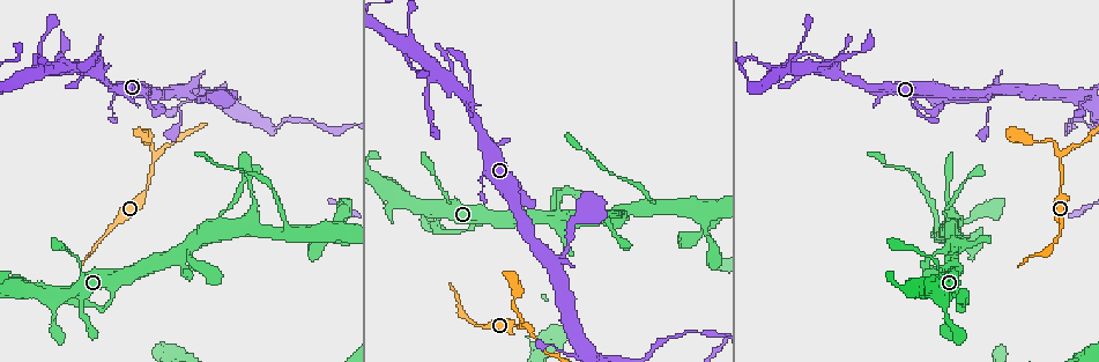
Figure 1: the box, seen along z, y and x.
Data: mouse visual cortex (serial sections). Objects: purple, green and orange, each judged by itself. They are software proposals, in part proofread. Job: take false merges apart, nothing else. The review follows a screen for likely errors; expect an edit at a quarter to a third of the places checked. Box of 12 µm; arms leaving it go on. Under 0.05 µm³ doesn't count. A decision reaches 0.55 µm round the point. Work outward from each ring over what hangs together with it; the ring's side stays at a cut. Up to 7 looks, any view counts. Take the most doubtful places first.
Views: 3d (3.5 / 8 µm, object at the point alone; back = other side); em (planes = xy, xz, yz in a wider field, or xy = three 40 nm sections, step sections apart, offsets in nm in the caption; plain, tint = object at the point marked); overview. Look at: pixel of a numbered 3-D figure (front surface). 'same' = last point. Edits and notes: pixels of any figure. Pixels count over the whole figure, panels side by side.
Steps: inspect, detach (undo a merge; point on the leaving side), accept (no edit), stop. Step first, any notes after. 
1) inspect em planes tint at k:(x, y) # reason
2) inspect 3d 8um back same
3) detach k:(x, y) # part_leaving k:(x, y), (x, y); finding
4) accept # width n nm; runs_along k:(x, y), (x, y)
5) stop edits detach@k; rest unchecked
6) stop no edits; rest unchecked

inspect 3d 3.5um back at 1:(528, 327)

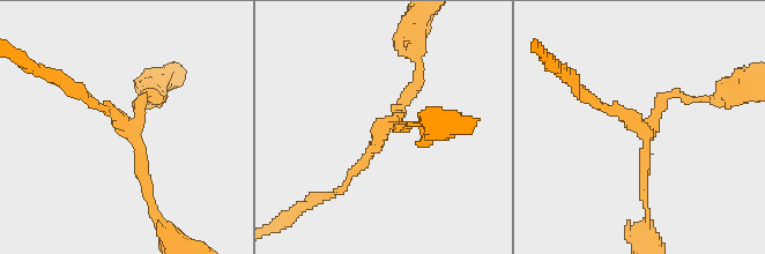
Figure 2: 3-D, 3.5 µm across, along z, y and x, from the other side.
inspect em xy step 5 tint at 2:(646, 137) # arms 3; arm_widths 100, 150, 150 nm

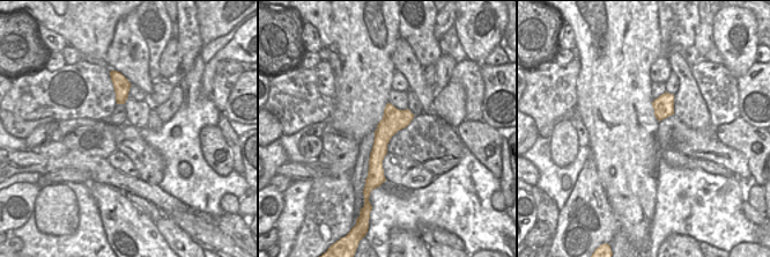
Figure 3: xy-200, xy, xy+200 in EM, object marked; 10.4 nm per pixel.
accept # runs_along 3:(389, 107), (377, 154), (380, 180); all the same cell

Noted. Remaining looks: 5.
inspect 3d 3.5um at 1:(83, 315) # calibre changes

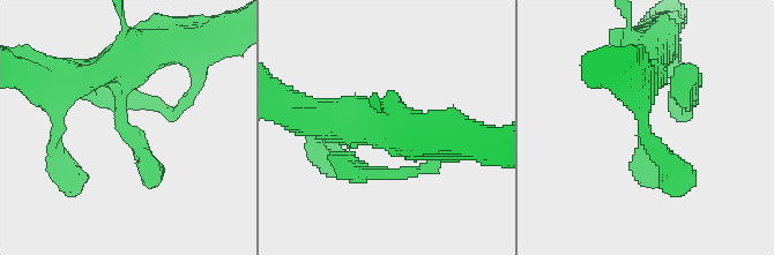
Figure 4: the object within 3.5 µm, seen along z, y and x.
inspect em xy step 3 tint at 4:(123, 123) # need the tissue

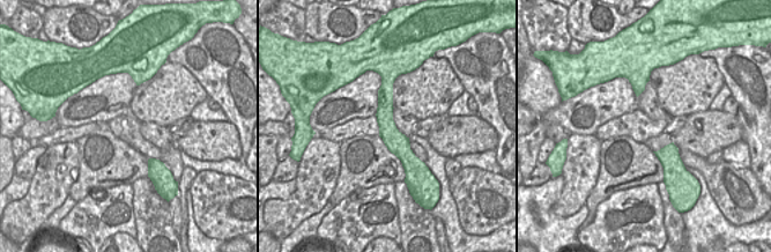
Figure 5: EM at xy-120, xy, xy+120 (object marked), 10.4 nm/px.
accept # runs_along 5:(392, 78), (385, 123), (408, 172); one cell here

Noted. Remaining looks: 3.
inspect 3d 3.5um at 1:(948, 231)

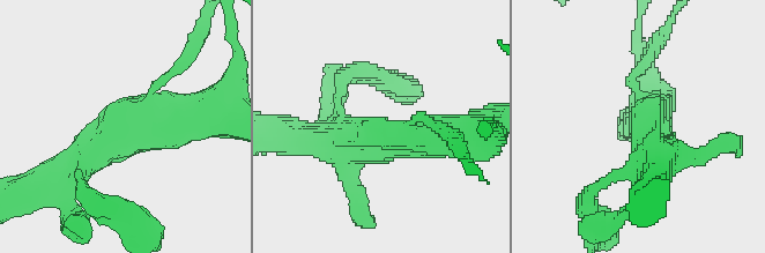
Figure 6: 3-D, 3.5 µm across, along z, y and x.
inspect em xy step 2 tint at 6:(137, 132) # arms 3; arm_widths 150, 450, 500 nm; need the tissue

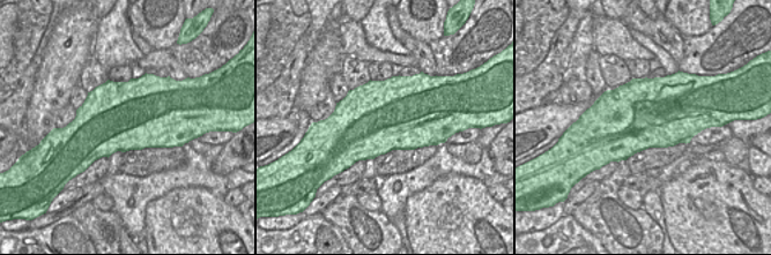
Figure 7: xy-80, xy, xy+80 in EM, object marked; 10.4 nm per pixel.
accept # width 750 nm; runs_along 6:(69, 172), (111, 140), (210, 111); all the same cell

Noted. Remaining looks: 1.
stop no edits; rest unchecked

